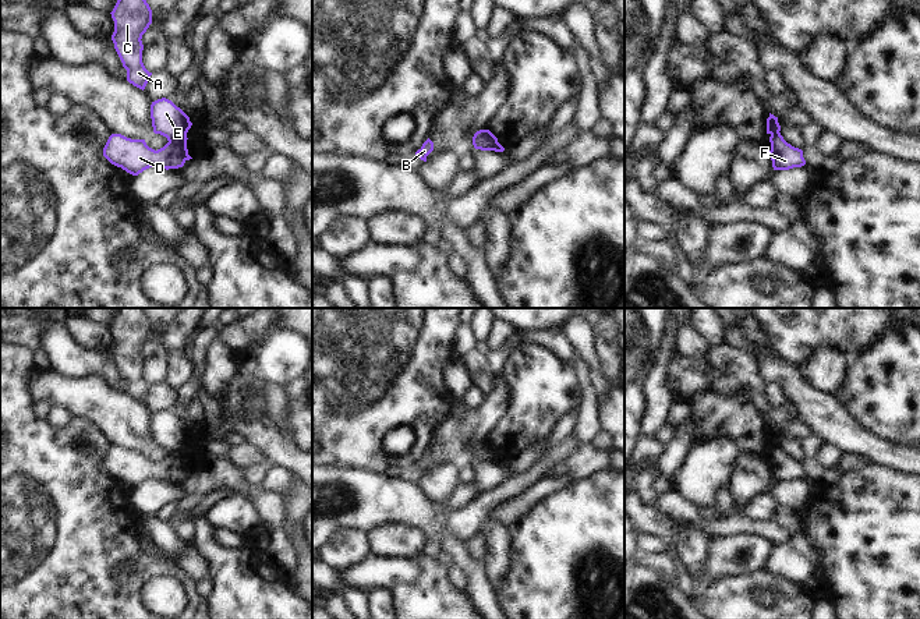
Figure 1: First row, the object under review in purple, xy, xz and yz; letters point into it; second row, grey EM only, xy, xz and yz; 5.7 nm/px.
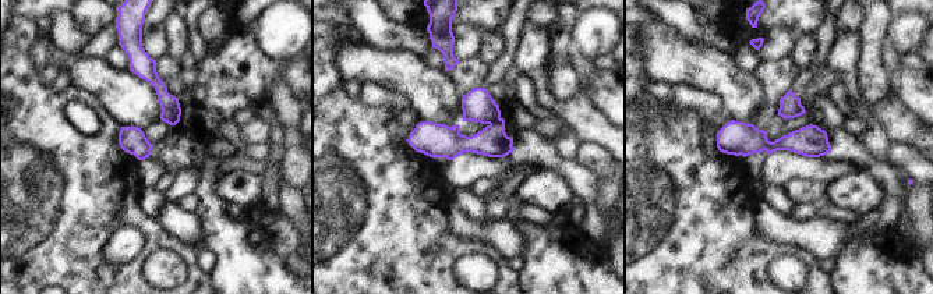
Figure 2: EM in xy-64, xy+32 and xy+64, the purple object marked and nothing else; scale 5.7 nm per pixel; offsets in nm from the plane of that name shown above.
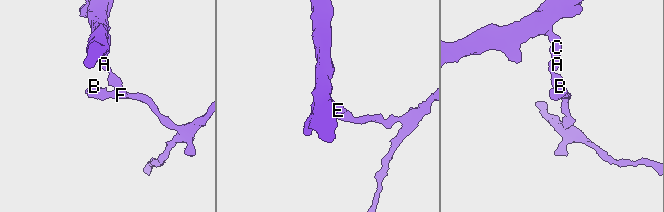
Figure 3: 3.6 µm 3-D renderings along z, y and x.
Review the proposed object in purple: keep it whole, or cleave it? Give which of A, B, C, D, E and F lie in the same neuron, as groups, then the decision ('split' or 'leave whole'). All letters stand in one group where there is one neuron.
A C E / B D F | split

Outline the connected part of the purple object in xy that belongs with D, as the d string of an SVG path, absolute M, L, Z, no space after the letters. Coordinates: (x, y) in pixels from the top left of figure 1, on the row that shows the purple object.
M112 134L103 148L103 156L132 176L138 176L149 167L178 169L192 159L188 155L187 139L185 134L155 151L146 145L145 139Z

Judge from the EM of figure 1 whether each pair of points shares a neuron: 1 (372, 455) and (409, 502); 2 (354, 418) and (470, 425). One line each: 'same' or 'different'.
1: different
2: different

